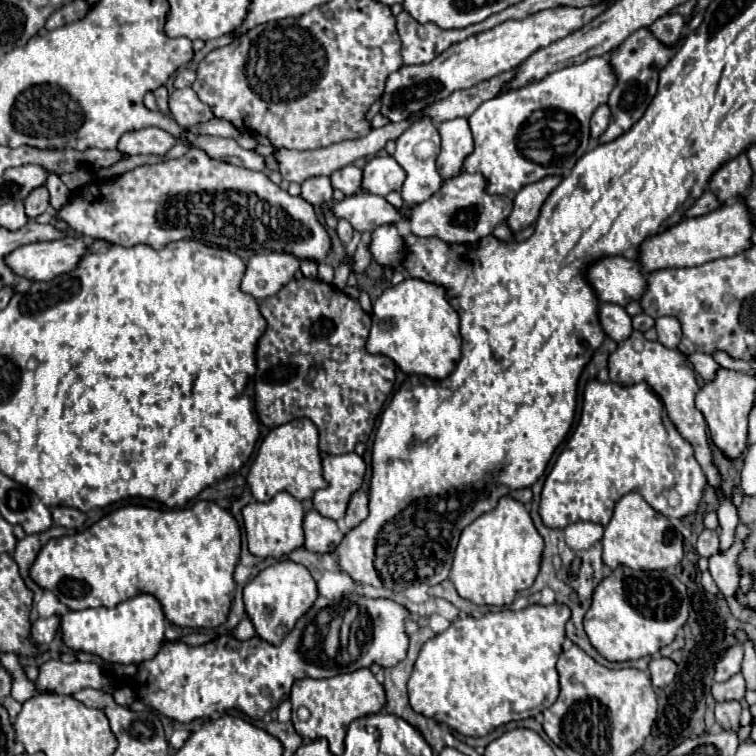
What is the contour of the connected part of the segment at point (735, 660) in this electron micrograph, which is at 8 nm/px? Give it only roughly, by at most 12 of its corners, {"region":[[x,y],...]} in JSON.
{"region":[[730,646],[714,666],[714,680],[726,682],[740,672],[744,646]]}

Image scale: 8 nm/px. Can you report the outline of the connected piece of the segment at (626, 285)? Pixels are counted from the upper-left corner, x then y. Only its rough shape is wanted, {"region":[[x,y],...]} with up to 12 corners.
{"region":[[638,260],[592,264],[586,278],[600,302],[638,302],[648,286]]}

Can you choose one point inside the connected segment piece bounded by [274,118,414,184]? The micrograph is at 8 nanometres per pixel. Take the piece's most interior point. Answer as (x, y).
(295, 166)

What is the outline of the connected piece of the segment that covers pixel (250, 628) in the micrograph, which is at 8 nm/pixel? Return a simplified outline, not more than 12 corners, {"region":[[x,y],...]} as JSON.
{"region":[[244,616],[230,632],[236,640],[256,636],[254,624]]}

